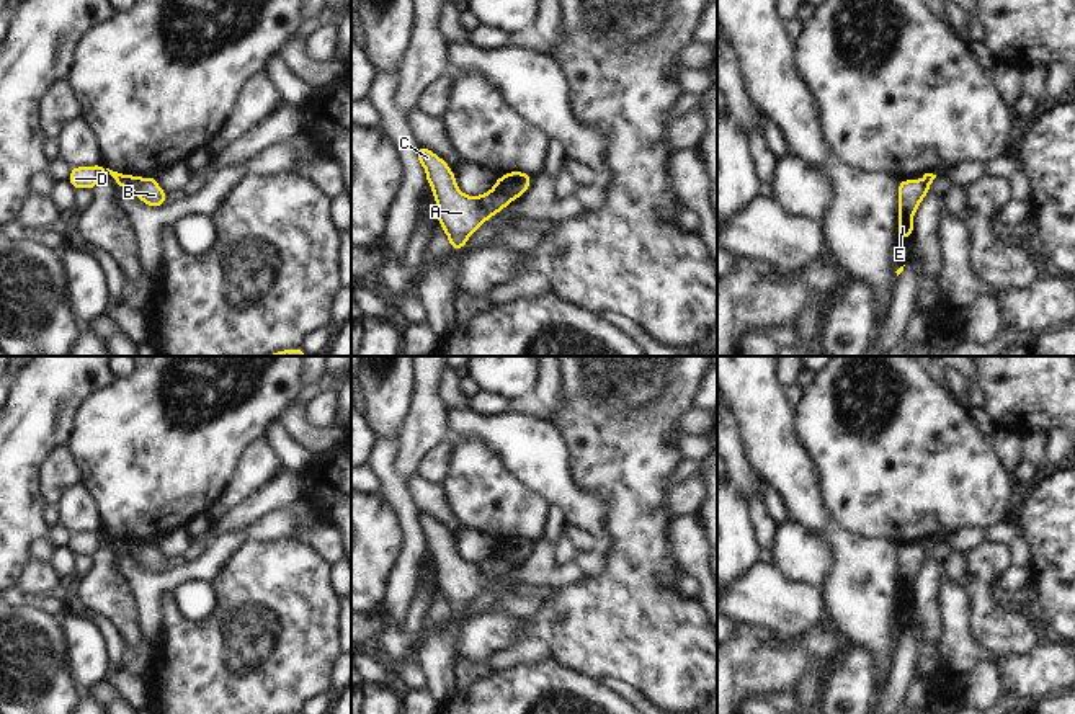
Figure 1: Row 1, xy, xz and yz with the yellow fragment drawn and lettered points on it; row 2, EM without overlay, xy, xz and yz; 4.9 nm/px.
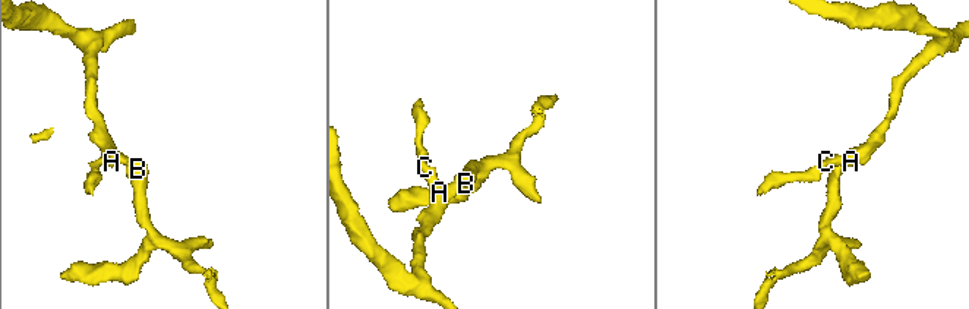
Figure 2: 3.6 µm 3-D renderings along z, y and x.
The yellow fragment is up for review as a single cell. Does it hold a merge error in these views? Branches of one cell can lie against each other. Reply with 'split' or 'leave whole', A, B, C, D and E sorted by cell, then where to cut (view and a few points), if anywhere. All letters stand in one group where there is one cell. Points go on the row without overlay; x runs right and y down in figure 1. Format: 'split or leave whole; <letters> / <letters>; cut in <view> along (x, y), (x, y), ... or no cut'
split; A C D / B E; cut in xz along (492, 556), (504, 557), (513, 564)

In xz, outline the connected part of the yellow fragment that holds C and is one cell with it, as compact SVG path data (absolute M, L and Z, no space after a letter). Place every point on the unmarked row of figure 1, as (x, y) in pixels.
M428 513L415 516L420 531L426 538L426 551L436 567L436 588L448 601L453 618L466 613L469 603L490 583L511 570L513 564L493 556L480 562L467 562L456 551L456 541L444 524Z

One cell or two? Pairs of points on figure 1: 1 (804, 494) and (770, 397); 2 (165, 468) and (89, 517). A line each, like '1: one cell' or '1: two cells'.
1: one cell
2: two cells

